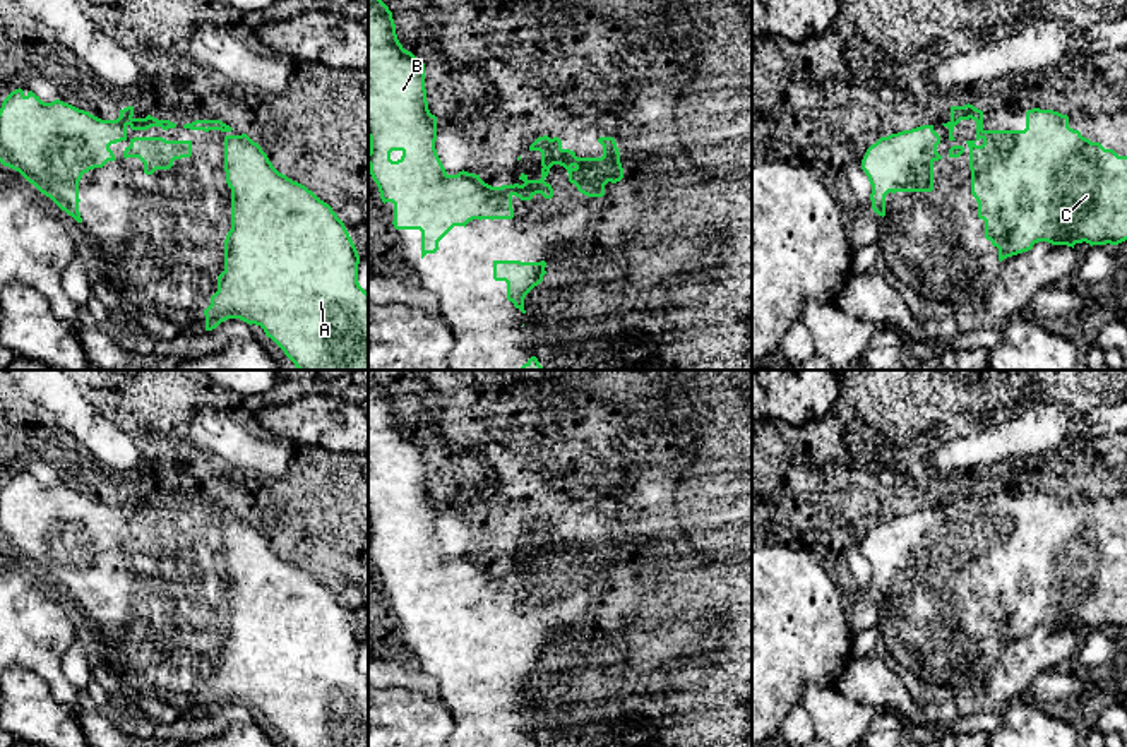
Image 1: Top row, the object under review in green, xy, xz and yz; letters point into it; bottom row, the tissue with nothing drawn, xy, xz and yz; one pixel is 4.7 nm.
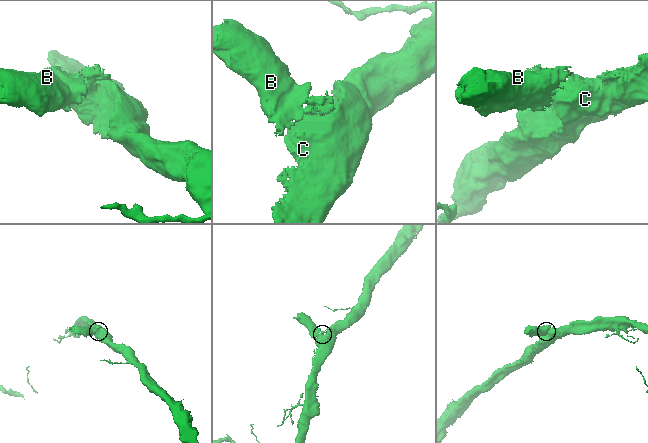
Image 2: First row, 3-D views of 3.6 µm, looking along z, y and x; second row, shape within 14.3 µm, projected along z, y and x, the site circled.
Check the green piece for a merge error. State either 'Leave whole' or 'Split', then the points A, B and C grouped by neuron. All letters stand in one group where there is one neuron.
Leave whole. Groups: A B C

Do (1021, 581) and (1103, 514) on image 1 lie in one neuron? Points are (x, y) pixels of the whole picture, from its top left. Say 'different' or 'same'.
same

